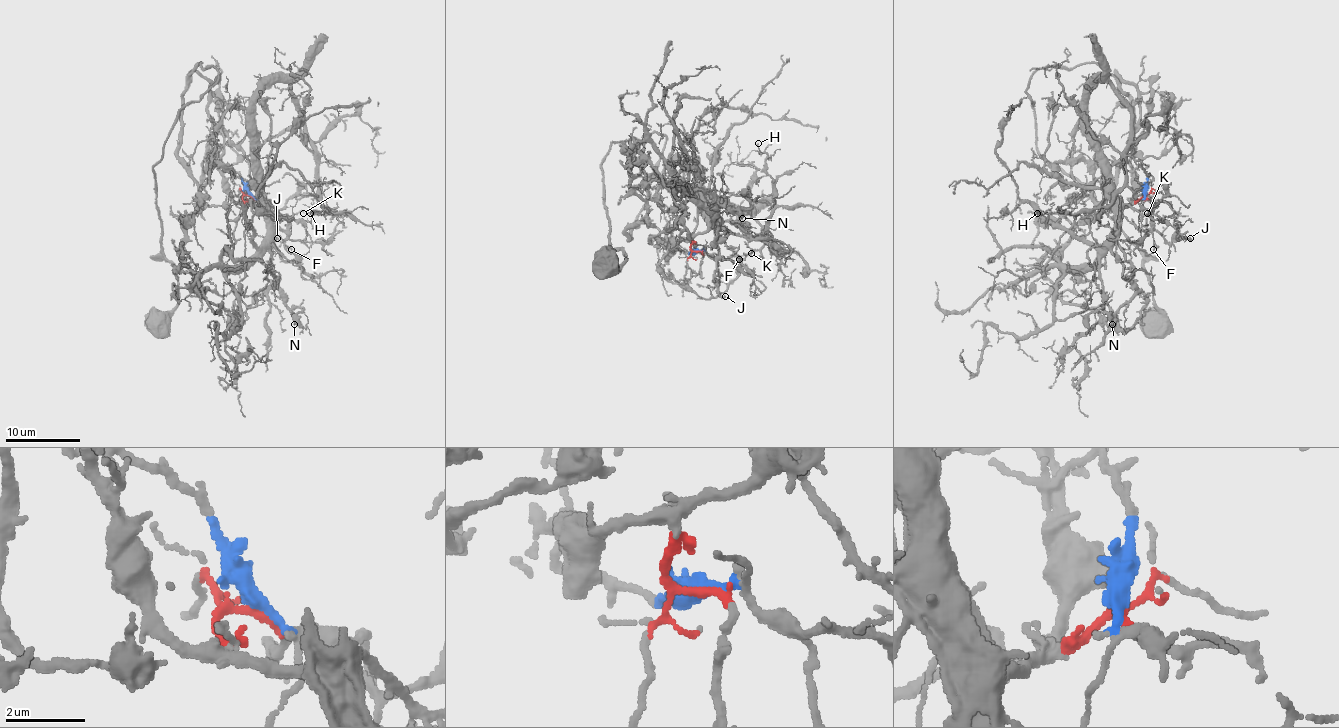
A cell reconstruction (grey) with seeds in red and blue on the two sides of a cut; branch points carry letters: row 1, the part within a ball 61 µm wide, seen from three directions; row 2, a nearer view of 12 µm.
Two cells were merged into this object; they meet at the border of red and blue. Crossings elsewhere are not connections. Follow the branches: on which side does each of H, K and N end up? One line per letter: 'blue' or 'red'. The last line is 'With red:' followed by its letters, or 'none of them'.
H: red
K: red
N: red
With red: H, K, N

